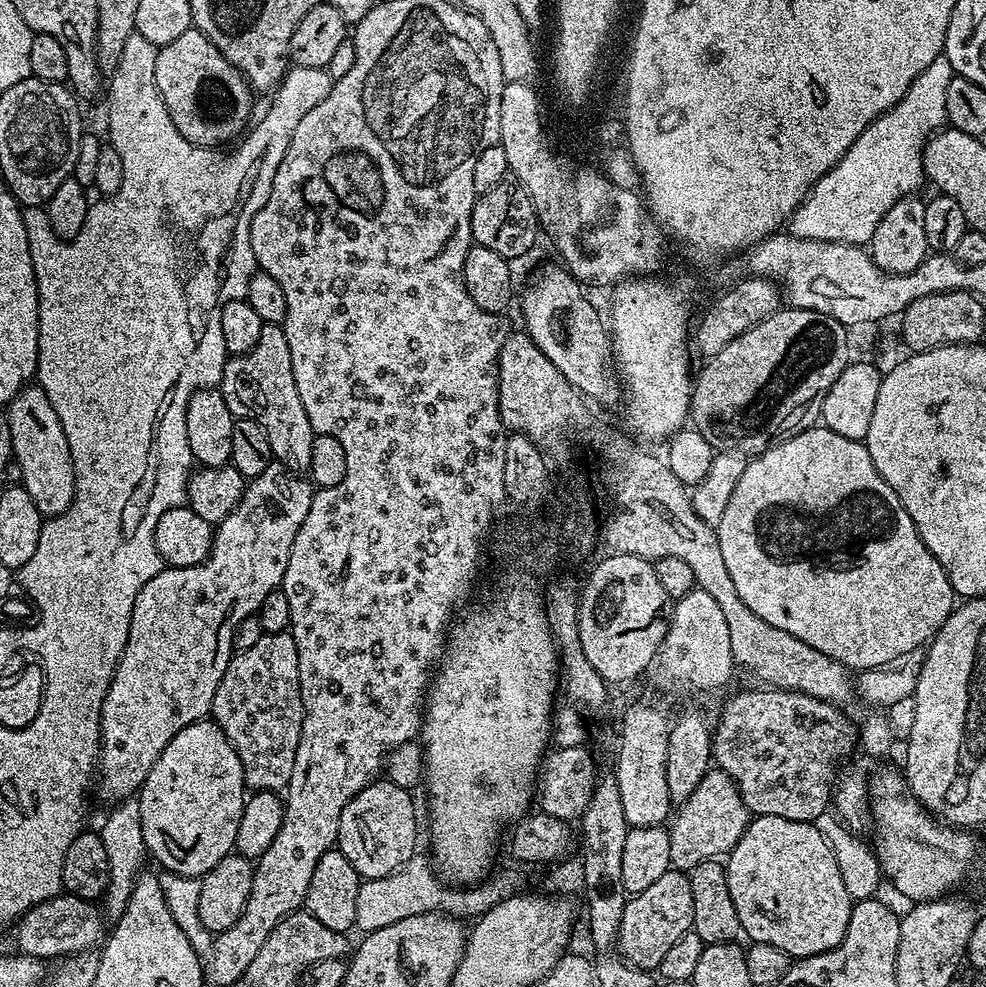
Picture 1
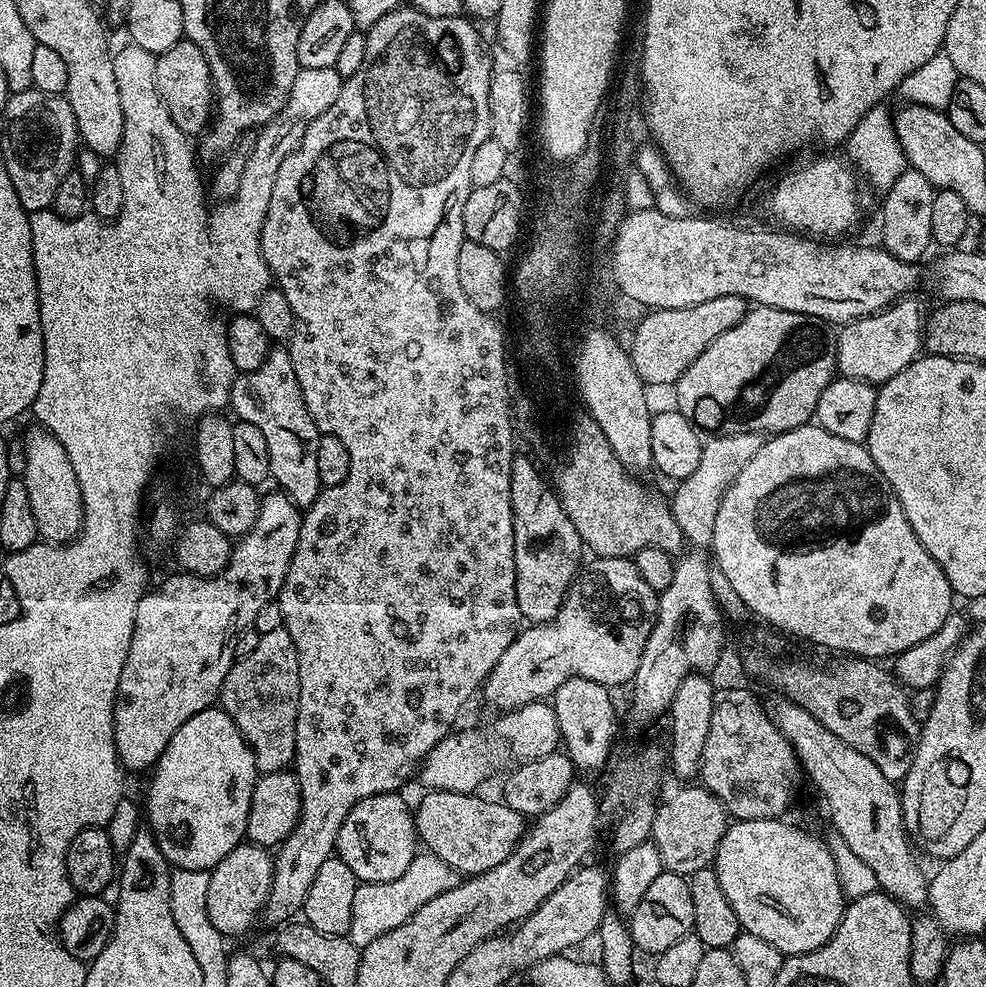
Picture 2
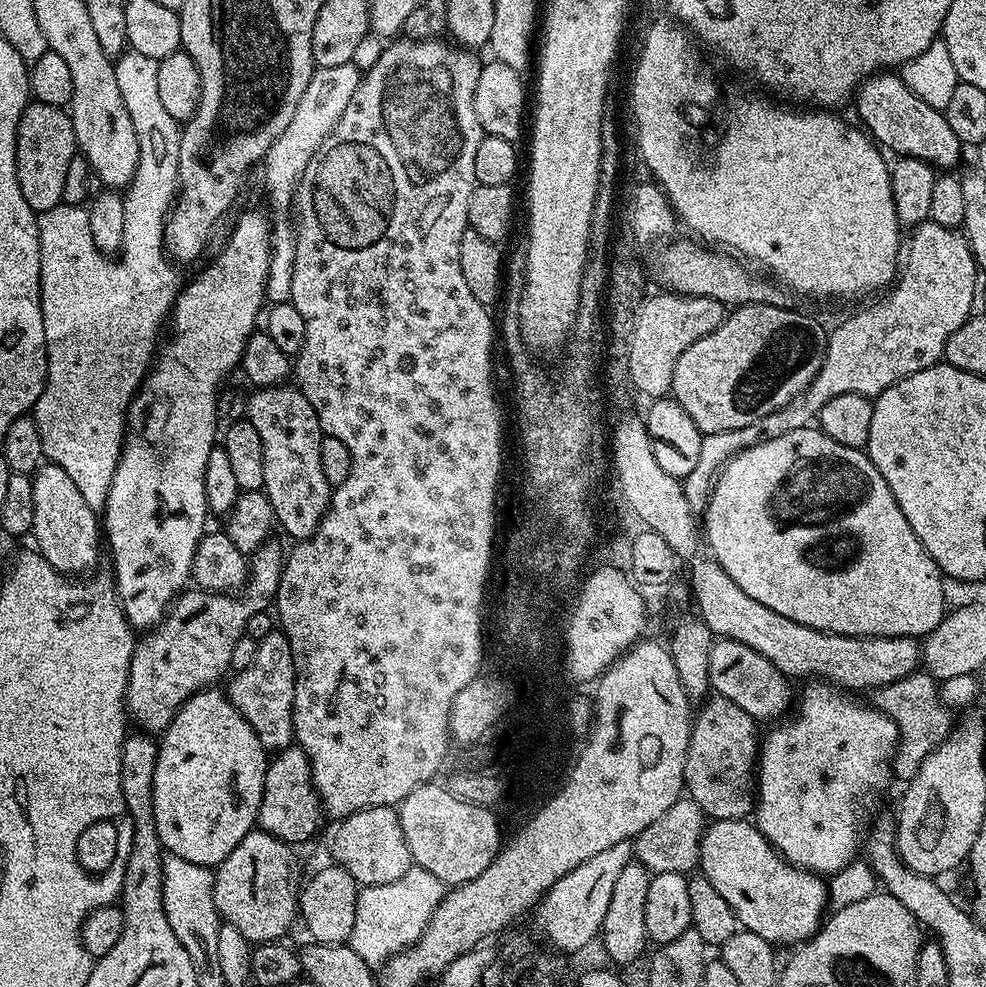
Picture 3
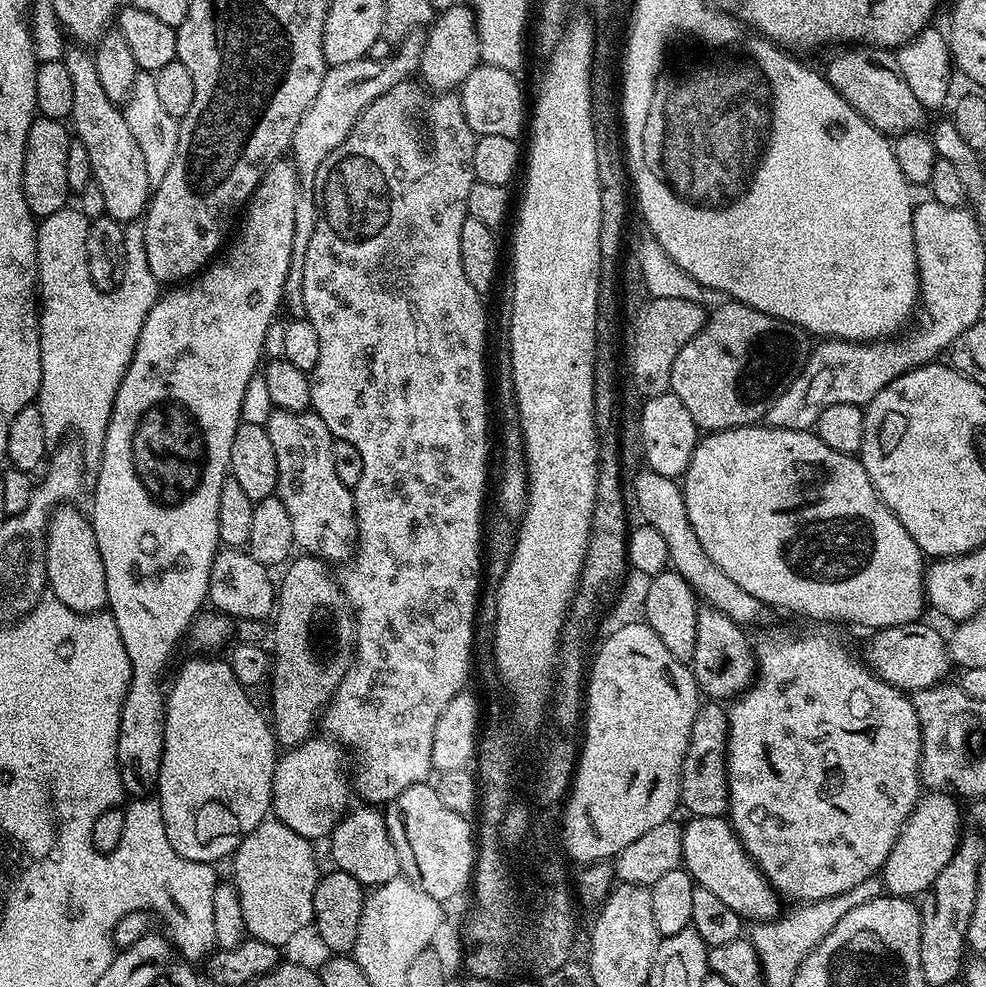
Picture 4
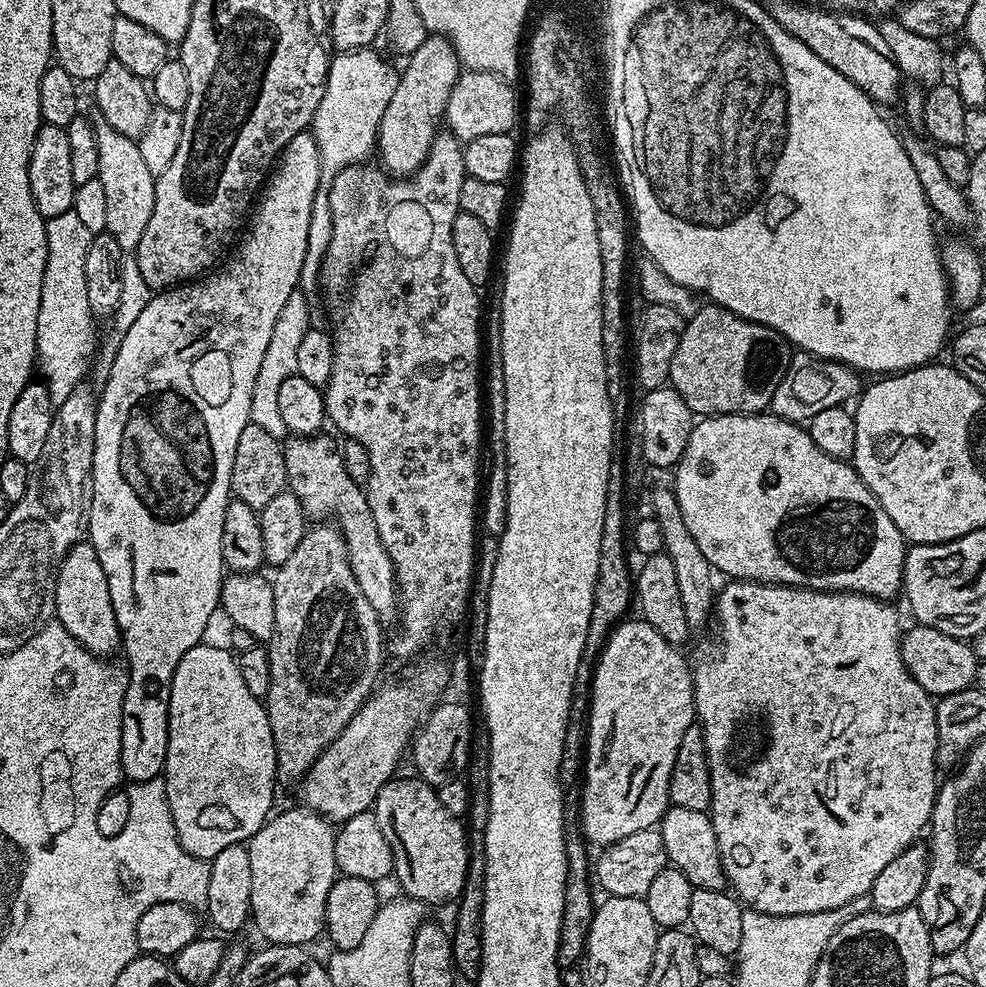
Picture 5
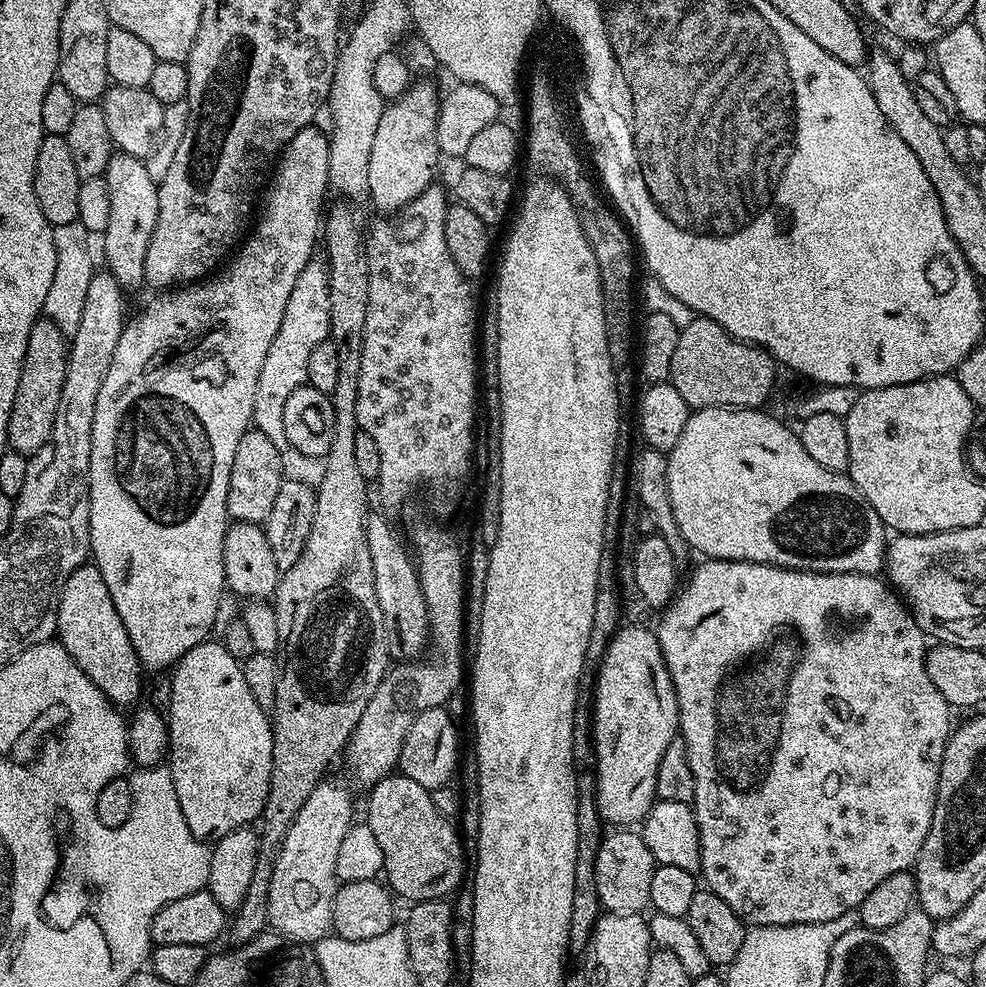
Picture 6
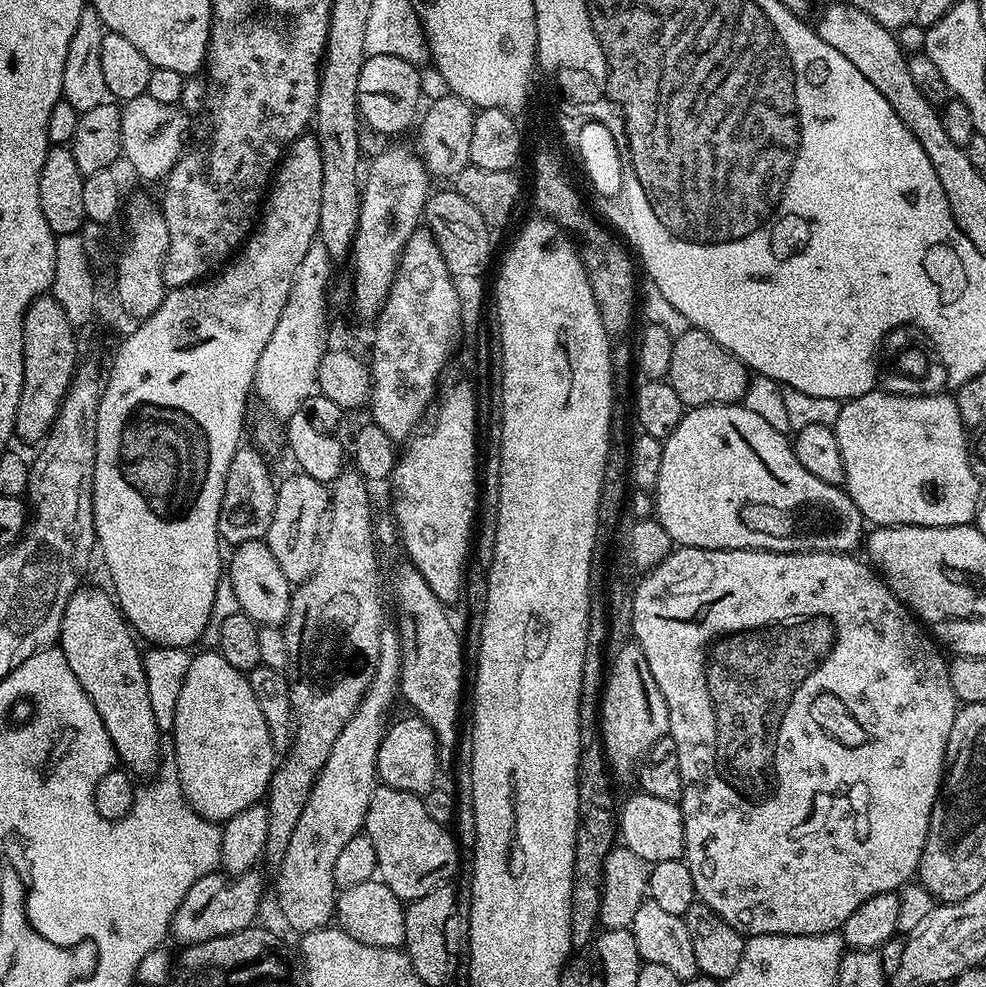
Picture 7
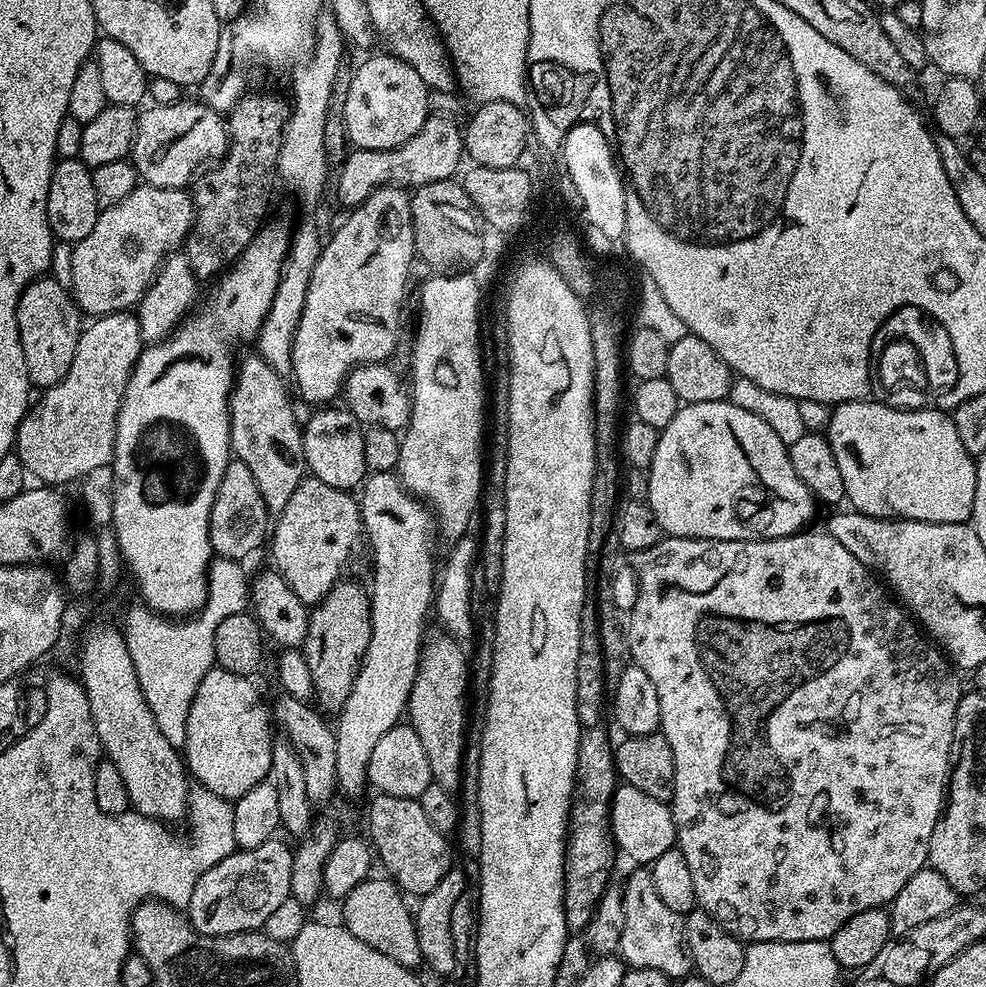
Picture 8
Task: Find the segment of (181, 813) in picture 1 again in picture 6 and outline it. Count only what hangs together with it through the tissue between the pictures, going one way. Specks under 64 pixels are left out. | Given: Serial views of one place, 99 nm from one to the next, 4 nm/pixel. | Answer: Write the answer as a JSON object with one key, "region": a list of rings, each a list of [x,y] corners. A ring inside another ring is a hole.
{"region":[[[209,638],[203,644],[194,646],[171,669],[172,689],[168,692],[168,708],[166,719],[168,721],[168,746],[170,749],[170,767],[174,778],[174,790],[178,790],[178,806],[182,806],[182,818],[186,818],[186,826],[190,826],[190,834],[194,838],[205,842],[221,840],[230,830],[249,827],[253,822],[261,819],[266,802],[266,794],[270,790],[270,770],[272,769],[272,721],[269,713],[258,702],[254,702],[254,694],[250,694],[250,686],[246,686],[246,678],[241,661],[235,660],[226,654],[223,644]]]}

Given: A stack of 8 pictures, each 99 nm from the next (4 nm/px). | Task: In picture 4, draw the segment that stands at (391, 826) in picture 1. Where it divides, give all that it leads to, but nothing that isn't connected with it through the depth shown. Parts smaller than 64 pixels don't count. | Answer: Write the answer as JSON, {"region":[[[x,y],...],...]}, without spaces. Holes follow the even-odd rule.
{"region":[[[372,806],[353,807],[341,820],[336,823],[330,843],[332,843],[332,860],[337,869],[359,884],[375,886],[390,882],[401,875],[398,854],[394,850],[394,842],[386,830],[383,811]]]}

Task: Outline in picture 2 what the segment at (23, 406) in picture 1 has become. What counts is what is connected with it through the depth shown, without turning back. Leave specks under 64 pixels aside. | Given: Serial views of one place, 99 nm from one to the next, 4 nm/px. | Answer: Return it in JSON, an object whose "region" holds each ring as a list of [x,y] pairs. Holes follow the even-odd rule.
{"region":[[[33,426],[22,436],[26,450],[26,470],[22,477],[30,507],[34,510],[34,522],[38,526],[38,537],[50,544],[66,544],[75,540],[84,527],[84,499],[78,486],[78,474],[70,466],[70,457],[62,442],[48,429]]]}

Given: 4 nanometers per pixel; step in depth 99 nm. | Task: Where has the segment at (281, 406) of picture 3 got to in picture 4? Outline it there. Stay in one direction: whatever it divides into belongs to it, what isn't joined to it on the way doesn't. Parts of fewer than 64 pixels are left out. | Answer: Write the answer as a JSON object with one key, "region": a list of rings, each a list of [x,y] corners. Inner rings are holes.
{"region":[[[273,408],[270,418],[263,424],[266,434],[270,434],[270,442],[274,445],[274,458],[278,462],[278,482],[275,495],[279,496],[282,506],[286,506],[286,514],[290,514],[290,526],[294,529],[294,545],[301,553],[323,558],[325,561],[353,559],[358,537],[356,535],[356,507],[352,497],[352,489],[342,486],[338,473],[334,470],[333,437],[311,410],[291,412],[282,408]]]}

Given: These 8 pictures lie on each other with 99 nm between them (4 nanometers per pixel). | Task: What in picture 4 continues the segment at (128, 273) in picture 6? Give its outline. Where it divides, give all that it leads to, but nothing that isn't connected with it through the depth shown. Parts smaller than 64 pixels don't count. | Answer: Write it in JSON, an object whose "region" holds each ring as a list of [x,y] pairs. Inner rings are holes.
{"region":[[[72,46],[63,57],[65,66],[70,70],[70,79],[74,82],[74,110],[70,124],[75,139],[80,140],[90,154],[92,179],[98,190],[102,190],[102,199],[106,201],[105,213],[121,222],[136,222],[143,217],[154,188],[146,174],[146,158],[138,142],[134,142],[130,126],[126,126],[121,105],[106,98],[106,90],[102,90],[102,82],[98,82],[98,70],[92,56],[84,52],[87,51]]]}

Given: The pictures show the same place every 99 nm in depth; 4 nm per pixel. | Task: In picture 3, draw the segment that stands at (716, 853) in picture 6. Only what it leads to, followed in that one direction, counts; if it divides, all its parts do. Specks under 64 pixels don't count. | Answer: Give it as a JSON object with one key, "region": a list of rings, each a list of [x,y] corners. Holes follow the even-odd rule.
{"region":[[[808,682],[804,693],[799,693],[798,703],[795,705],[796,716],[789,715],[781,719],[779,723],[768,733],[763,733],[758,744],[758,779],[754,793],[754,823],[760,833],[771,842],[772,847],[795,868],[804,868],[807,872],[814,872],[821,878],[831,878],[842,870],[852,860],[857,859],[858,849],[862,844],[862,828],[860,832],[860,811],[864,808],[864,799],[880,792],[888,783],[893,783],[892,754],[896,751],[896,743],[900,741],[898,726],[884,712],[876,711],[875,707],[864,704],[855,704],[847,691],[841,690],[837,685],[827,682]]]}

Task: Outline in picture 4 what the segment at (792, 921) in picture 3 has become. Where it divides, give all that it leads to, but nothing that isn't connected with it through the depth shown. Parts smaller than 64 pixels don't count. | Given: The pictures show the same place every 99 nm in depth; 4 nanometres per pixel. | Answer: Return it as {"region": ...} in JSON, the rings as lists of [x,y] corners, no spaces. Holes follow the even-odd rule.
{"region":[[[692,816],[689,821],[689,824],[687,825],[685,823],[682,828],[682,850],[684,851],[682,864],[686,871],[692,876],[693,881],[695,881],[699,887],[711,890],[714,894],[718,894],[718,898],[722,898],[722,902],[726,902],[726,906],[730,906],[730,910],[734,910],[745,921],[759,922],[762,920],[775,920],[777,916],[781,915],[782,907],[780,908],[780,903],[782,903],[782,897],[780,893],[772,887],[772,884],[765,878],[759,866],[752,861],[752,855],[747,852],[742,846],[742,842],[736,837],[736,831],[733,830],[731,823],[729,823],[724,816]]]}

